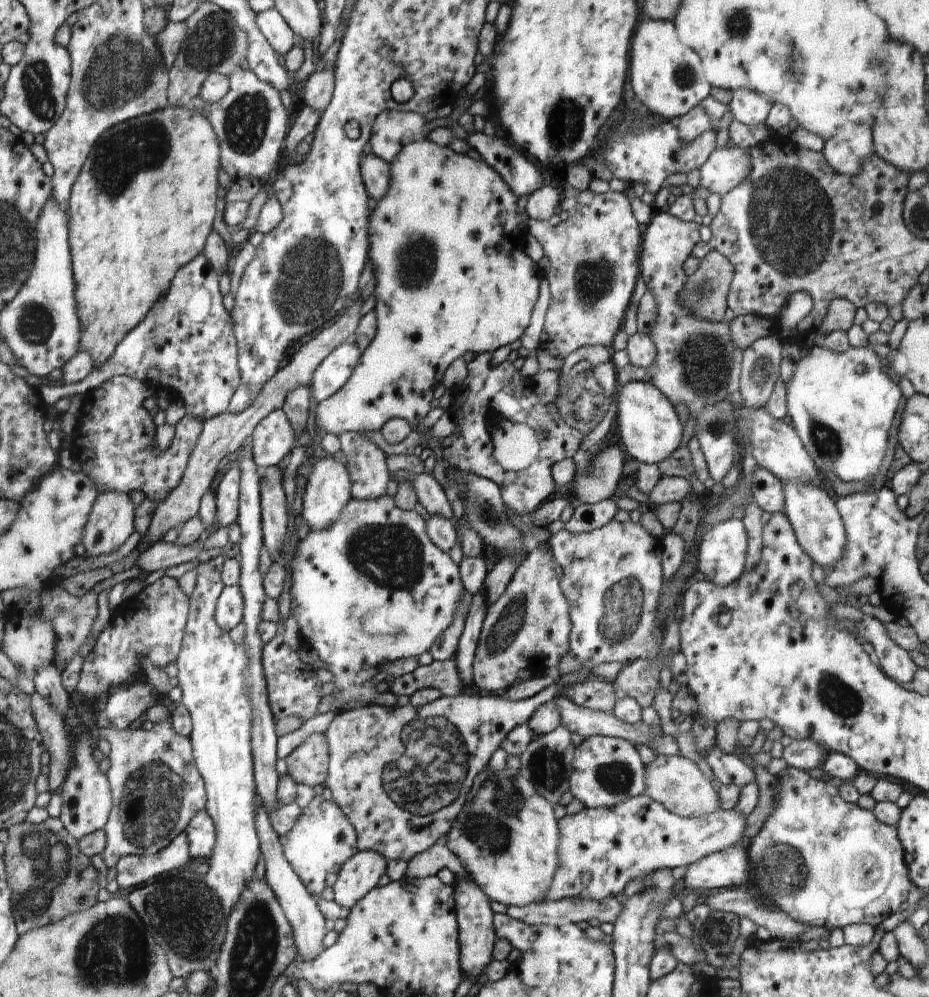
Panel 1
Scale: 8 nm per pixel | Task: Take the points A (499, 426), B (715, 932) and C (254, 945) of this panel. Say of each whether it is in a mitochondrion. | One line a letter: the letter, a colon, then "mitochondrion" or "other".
A: mitochondrion
B: mitochondrion
C: mitochondrion

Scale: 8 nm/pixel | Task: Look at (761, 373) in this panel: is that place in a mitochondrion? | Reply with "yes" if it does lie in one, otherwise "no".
yes

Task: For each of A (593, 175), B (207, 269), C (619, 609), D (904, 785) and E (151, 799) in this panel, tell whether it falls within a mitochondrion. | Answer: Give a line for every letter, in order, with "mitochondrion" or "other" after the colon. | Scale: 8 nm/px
A: other
B: other
C: mitochondrion
D: other
E: mitochondrion

